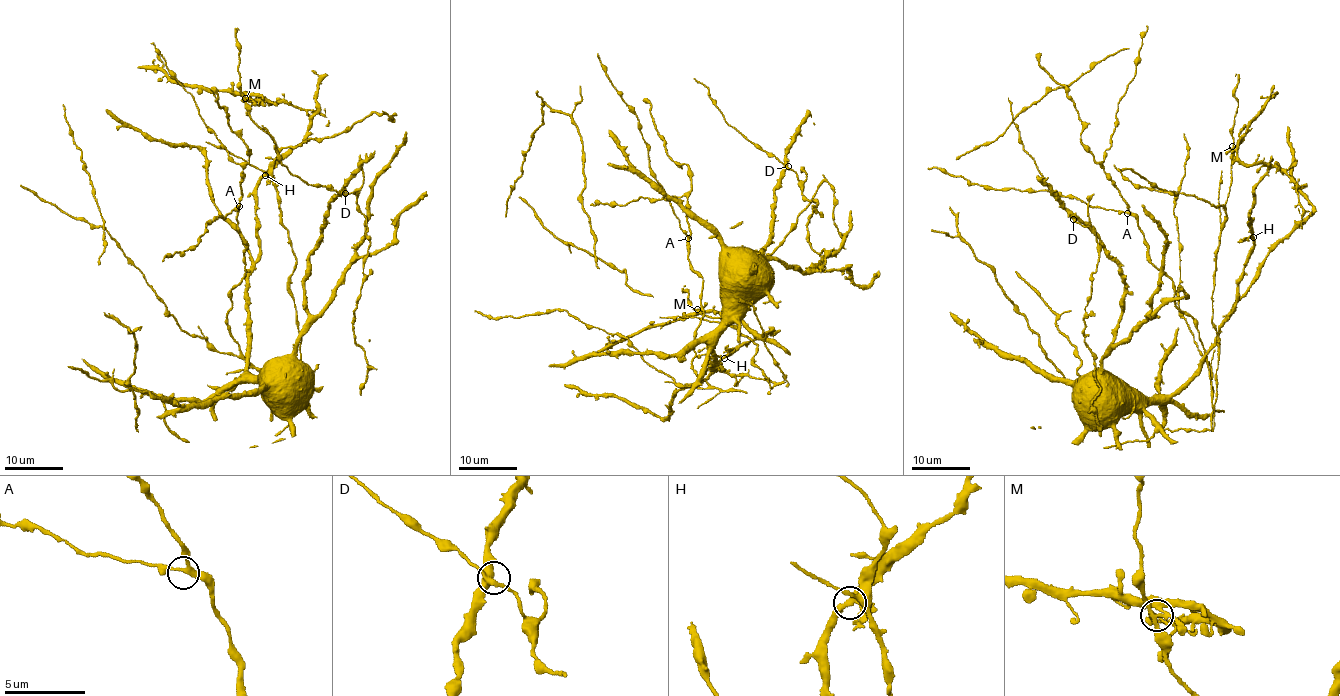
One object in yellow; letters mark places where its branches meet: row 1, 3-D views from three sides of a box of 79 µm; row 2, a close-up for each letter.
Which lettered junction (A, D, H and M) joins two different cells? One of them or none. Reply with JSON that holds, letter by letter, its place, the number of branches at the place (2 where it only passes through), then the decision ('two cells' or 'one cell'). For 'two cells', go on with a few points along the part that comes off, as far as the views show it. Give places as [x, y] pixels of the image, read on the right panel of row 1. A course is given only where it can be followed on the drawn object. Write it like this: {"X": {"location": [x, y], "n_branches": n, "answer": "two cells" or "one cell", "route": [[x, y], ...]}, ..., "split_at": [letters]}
{"A": {"location": [1127, 213], "n_branches": 3, "answer": "one cell"}, "D": {"location": [1073, 219], "n_branches": 4, "answer": "one cell"}, "H": {"location": [1253, 237], "n_branches": 4, "answer": "one cell"}, "M": {"location": [1232, 146], "n_branches": 4, "answer": "two cells", "route": [[1232, 146], [1237, 146], [1243, 162], [1274, 166], [1296, 185], [1303, 209], [1302, 227]]}, "split_at": ["M"]}

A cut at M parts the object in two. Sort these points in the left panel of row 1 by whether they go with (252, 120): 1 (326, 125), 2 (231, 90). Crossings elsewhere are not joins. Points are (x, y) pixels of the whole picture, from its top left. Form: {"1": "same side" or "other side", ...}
{"1": "other side", "2": "other side"}

